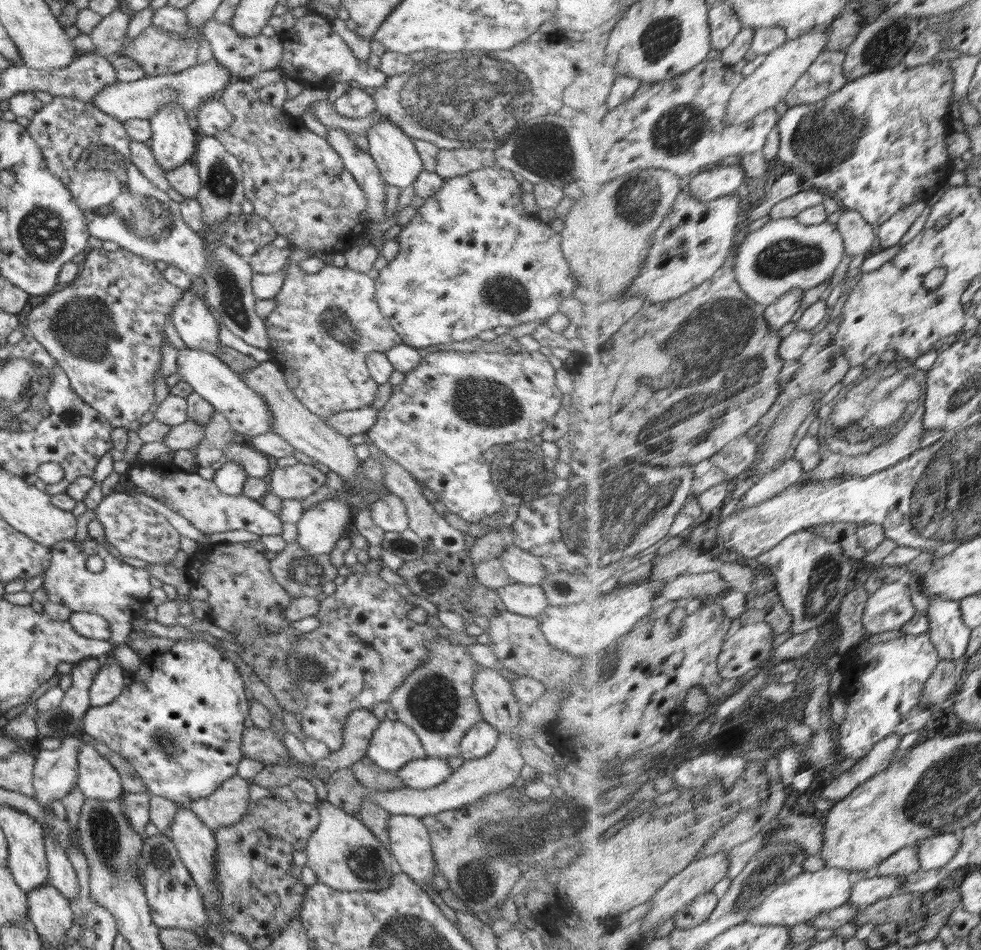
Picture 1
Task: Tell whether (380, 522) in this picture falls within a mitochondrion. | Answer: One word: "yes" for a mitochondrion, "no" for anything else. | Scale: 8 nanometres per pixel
no

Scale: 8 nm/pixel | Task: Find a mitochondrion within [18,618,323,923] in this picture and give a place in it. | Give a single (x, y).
(103, 831)

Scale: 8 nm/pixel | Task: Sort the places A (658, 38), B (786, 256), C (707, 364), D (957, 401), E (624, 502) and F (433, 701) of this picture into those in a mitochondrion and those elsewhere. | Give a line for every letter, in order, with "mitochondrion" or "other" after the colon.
A: mitochondrion
B: mitochondrion
C: mitochondrion
D: mitochondrion
E: mitochondrion
F: mitochondrion

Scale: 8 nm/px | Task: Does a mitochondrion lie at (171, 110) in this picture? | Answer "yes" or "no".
no

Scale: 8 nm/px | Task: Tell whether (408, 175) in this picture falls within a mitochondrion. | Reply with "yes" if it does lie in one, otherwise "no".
no

